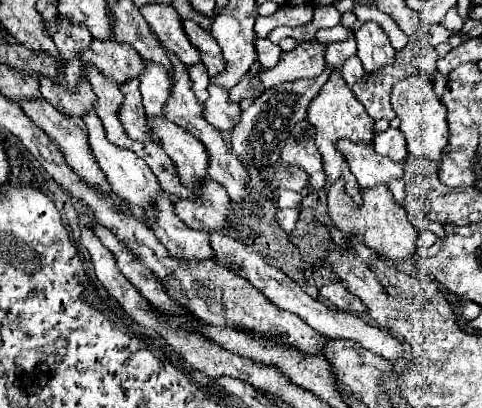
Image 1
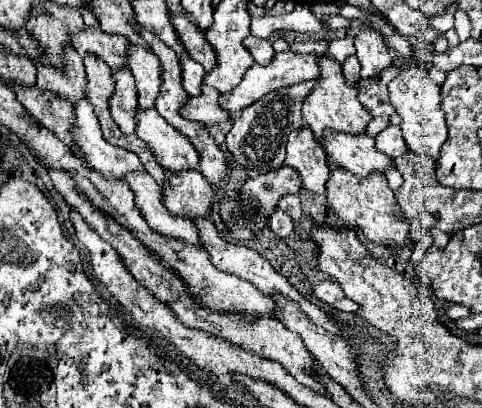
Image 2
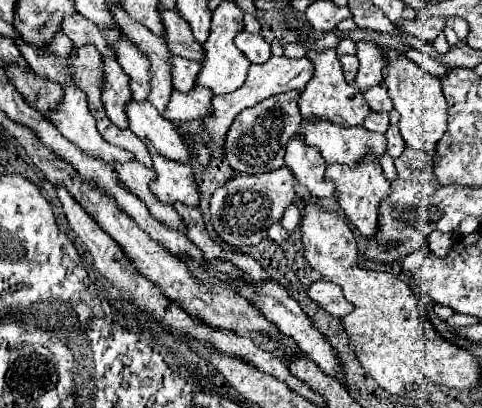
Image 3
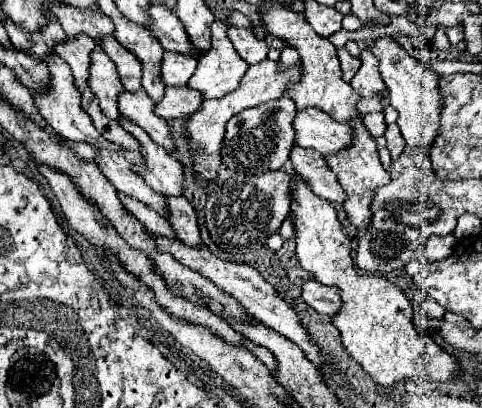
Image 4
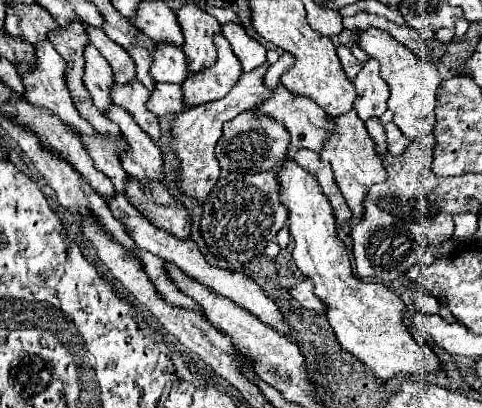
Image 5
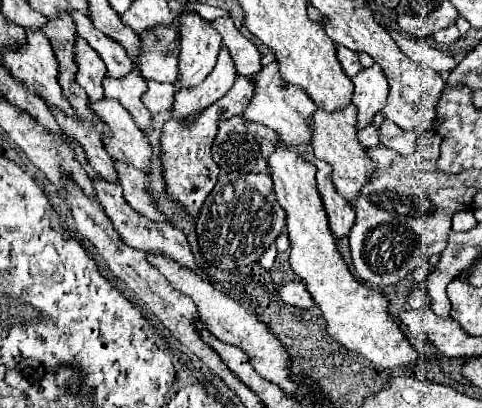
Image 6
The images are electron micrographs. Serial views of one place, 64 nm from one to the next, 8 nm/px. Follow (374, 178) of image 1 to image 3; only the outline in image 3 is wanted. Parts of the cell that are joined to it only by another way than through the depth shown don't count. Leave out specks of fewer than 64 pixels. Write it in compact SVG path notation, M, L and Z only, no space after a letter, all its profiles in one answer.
M306 118L306 120L302 120L302 126L300 126L298 136L304 140L304 144L316 146L320 150L320 154L326 158L328 164L340 162L340 164L354 166L366 154L382 156L382 140L384 140L384 134L372 134L372 132L364 130L362 126L360 128L340 128L340 126L336 126L336 124L328 122L328 120L312 120L312 118Z

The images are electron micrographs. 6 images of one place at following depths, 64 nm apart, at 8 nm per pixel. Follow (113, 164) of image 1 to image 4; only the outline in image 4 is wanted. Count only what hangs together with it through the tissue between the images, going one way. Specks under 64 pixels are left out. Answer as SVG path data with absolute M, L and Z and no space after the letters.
M50 54L46 62L48 62L48 72L50 72L50 82L48 82L50 88L48 88L46 92L42 92L42 94L38 94L38 92L34 90L34 104L36 104L38 112L44 116L44 120L46 120L56 132L60 132L60 136L70 138L72 142L86 142L86 144L96 146L96 148L120 150L120 146L110 144L108 140L104 140L104 138L96 132L96 128L94 128L94 124L92 124L90 116L86 116L84 110L80 108L80 92L76 90L76 86L74 86L74 82L72 82L72 72L70 72L68 64L66 64L60 56L56 56L56 54Z

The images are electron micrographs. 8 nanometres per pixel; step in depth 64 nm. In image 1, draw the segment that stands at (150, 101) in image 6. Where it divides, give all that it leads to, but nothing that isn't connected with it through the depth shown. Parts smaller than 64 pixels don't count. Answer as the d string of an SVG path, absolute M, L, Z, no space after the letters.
M216 84L208 86L208 100L204 102L202 116L218 130L232 130L240 120L240 106L232 104L228 98L228 90L218 88Z

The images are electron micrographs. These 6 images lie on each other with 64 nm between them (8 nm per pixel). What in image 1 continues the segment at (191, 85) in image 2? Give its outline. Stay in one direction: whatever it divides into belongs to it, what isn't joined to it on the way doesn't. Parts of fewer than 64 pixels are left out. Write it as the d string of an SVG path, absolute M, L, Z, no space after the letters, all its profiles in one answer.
M192 64L192 68L188 68L188 74L192 80L192 90L196 98L200 100L200 104L204 104L204 100L208 98L208 84L210 84L210 76L204 64Z

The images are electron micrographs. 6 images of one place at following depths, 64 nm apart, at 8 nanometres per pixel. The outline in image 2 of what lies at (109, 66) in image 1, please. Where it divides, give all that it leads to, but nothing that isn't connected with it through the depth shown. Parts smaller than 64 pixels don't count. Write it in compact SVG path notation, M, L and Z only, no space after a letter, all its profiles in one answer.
M82 26L80 32L72 34L72 44L80 52L80 56L98 56L112 70L120 70L126 66L126 44L124 36L108 36L100 28Z

